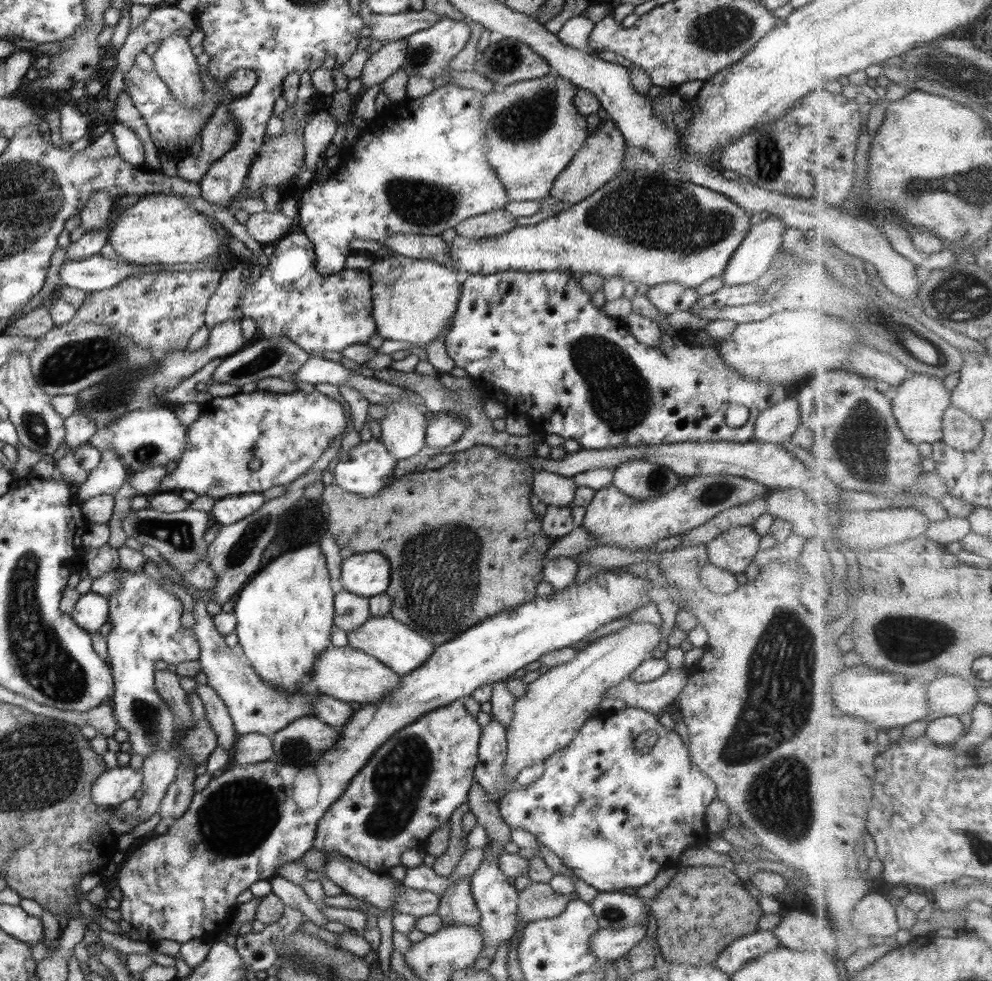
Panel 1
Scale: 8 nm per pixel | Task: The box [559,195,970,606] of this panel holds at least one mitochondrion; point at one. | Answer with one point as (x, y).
(619, 396)

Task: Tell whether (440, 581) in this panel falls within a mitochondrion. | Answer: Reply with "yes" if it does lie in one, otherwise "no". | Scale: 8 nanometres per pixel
yes

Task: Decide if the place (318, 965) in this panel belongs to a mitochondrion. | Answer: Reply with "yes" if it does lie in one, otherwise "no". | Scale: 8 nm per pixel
yes

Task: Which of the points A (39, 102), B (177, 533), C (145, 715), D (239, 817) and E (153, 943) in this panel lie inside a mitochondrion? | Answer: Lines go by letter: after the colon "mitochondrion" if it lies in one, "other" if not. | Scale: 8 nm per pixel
A: other
B: mitochondrion
C: mitochondrion
D: mitochondrion
E: other

